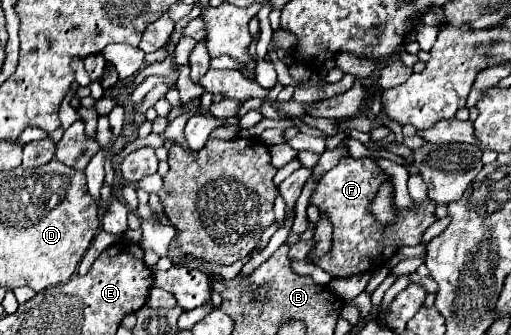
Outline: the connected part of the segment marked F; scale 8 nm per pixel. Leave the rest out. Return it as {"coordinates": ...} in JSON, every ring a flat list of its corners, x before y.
{"coordinates":[[342,158,336,168,321,178,310,202,322,214,326,214,332,222,332,248,326,256,312,260,314,266,320,266,328,274,336,278,346,278,354,274,376,272,402,248,402,246,416,246,422,242,422,234,428,226,432,226,438,218,434,214,436,202,424,200,414,204,414,208,398,208,395,206,397,216,388,226,382,226,372,214,370,204,376,198,378,188,388,180,388,174,371,158]]}

